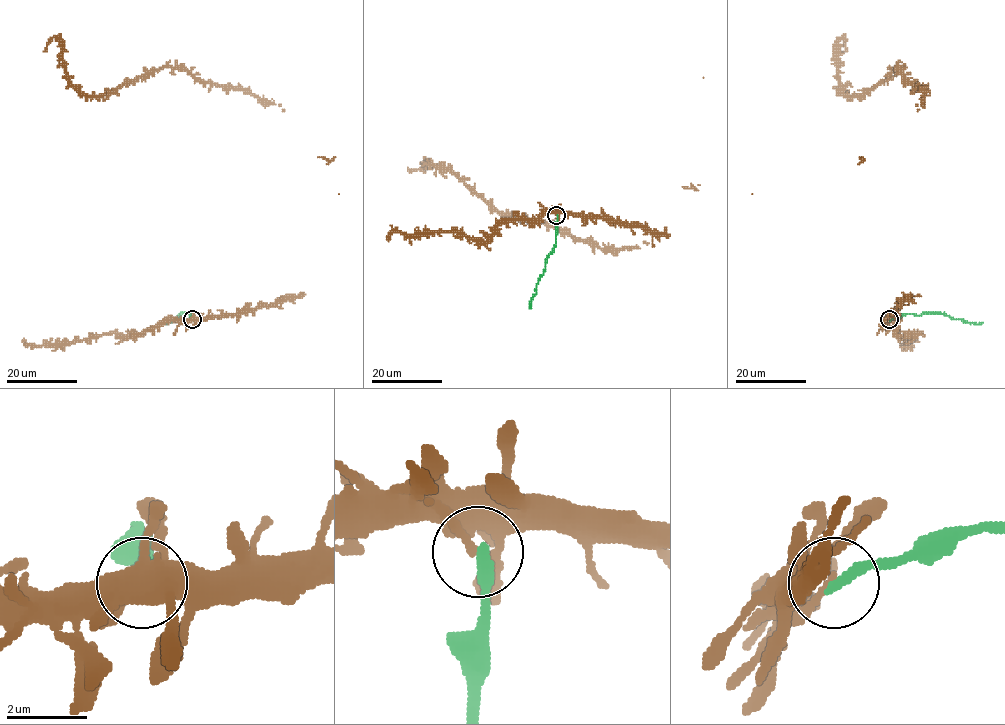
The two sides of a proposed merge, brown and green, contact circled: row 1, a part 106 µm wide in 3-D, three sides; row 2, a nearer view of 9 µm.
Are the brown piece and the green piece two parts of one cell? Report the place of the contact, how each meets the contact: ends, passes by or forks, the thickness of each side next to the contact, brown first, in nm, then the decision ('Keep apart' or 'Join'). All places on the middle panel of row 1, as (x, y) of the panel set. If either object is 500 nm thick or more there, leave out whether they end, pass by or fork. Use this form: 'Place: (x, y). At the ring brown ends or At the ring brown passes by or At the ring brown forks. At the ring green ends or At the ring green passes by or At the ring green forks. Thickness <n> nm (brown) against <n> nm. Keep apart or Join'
Place: (556, 215). At the ring brown ends. At the ring green ends. Thickness 180 nm (brown) against 320 nm. Keep apart

